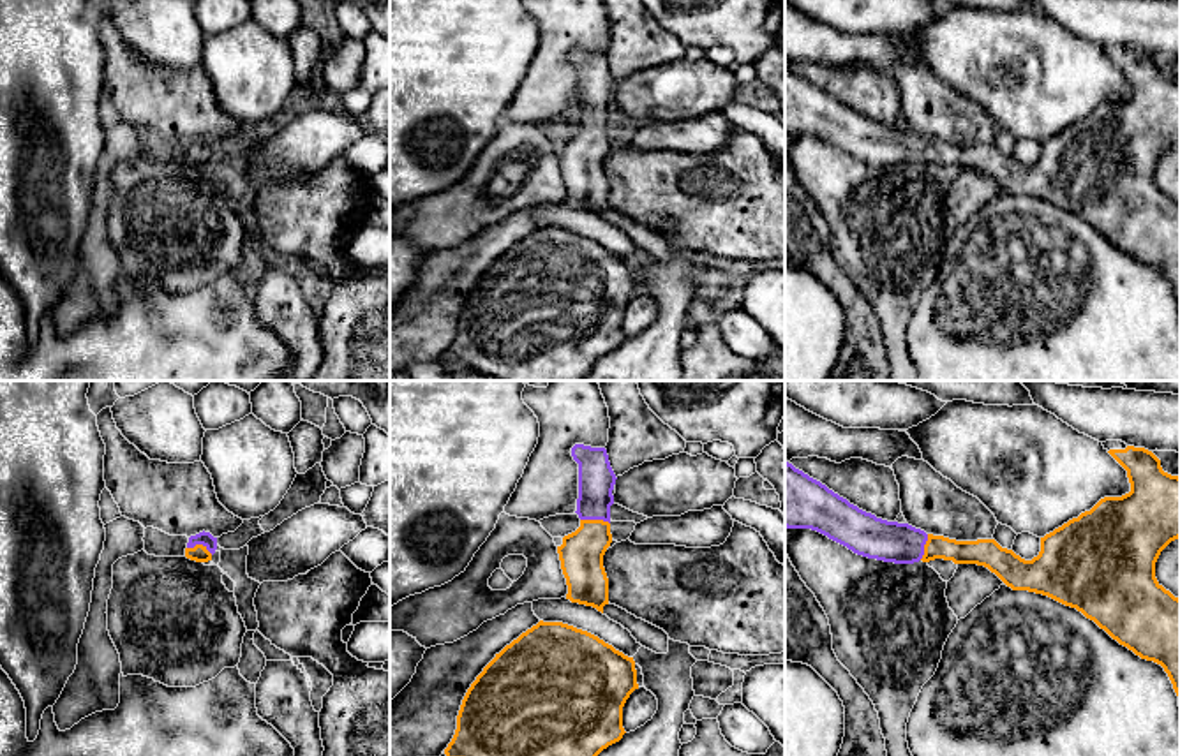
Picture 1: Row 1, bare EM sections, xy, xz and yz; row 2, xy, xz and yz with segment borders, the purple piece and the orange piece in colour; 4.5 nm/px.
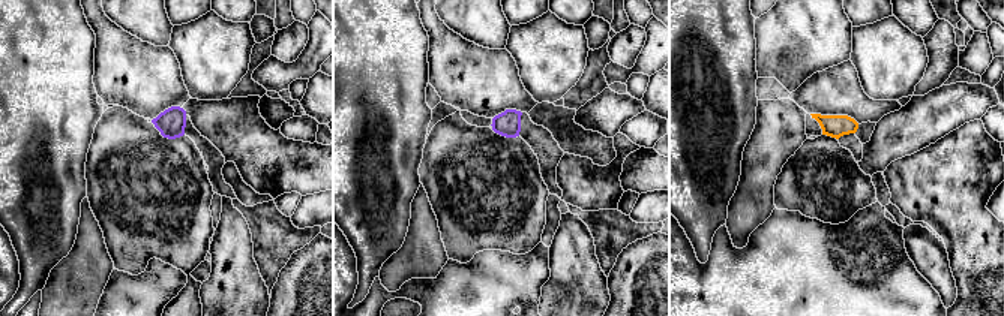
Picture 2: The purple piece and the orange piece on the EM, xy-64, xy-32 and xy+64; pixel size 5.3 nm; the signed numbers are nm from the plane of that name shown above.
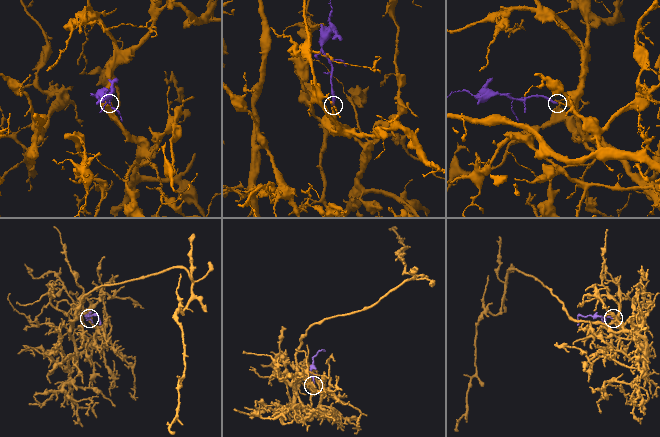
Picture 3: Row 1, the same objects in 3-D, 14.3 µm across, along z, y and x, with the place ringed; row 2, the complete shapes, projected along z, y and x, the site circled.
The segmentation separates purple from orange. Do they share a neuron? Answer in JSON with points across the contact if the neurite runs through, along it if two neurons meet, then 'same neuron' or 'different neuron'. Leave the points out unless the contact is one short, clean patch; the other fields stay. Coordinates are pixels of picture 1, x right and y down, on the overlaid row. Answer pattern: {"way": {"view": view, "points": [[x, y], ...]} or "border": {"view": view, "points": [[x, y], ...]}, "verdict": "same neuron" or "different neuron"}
{"way": {"view": "xz", "points": [[597, 480], [595, 518], [593, 538], [581, 554]]}, "verdict": "same neuron"}

